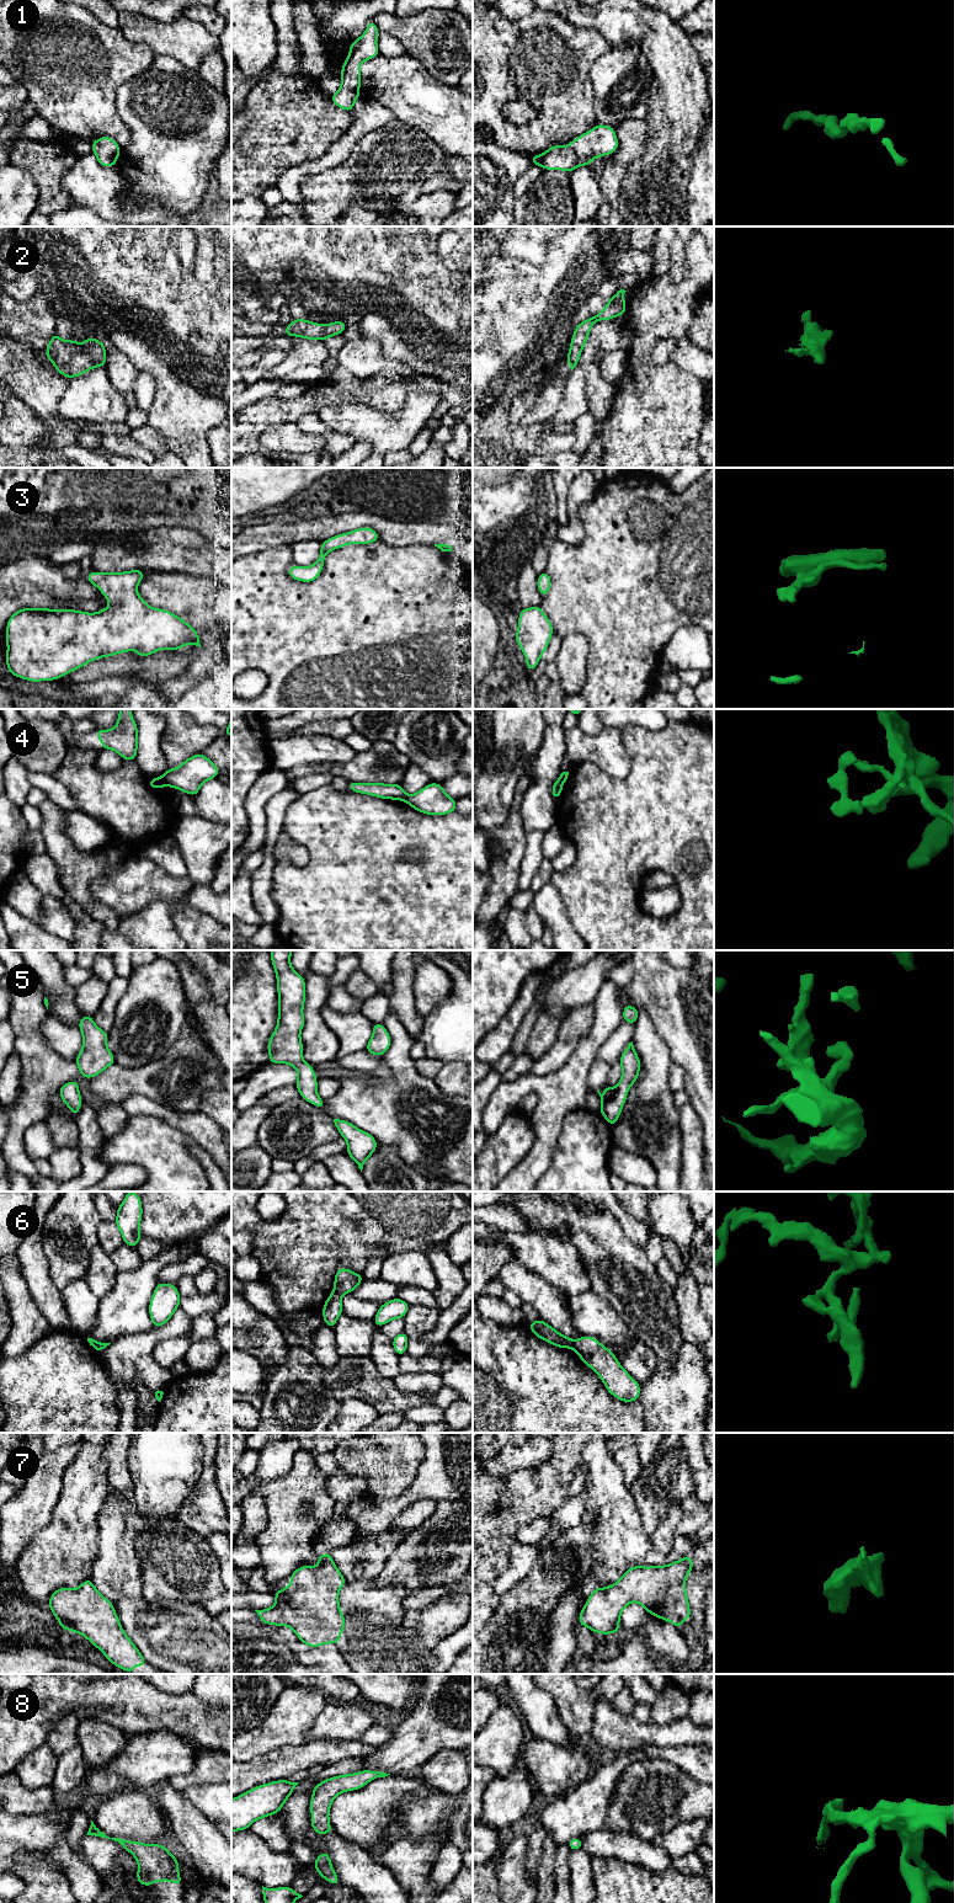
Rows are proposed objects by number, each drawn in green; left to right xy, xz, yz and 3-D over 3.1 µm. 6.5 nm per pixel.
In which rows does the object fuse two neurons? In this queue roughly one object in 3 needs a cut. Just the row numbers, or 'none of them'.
4, 6

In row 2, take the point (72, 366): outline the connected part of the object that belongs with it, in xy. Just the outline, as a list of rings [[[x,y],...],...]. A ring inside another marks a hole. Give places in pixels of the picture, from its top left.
[[[57,332],[52,336],[44,357],[53,362],[54,368],[65,378],[75,378],[85,374],[87,371],[96,367],[106,368],[106,346],[95,336],[85,340],[84,343],[75,340],[64,341]]]

